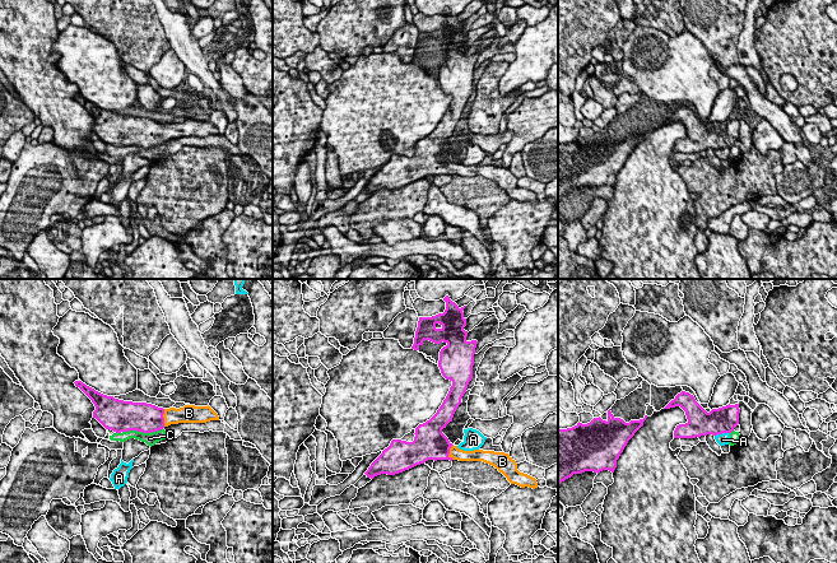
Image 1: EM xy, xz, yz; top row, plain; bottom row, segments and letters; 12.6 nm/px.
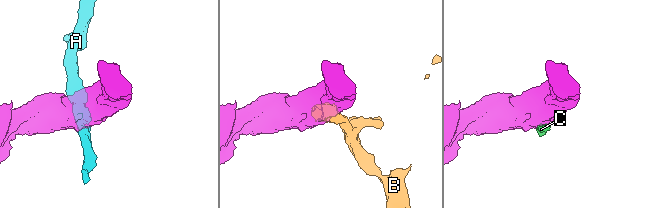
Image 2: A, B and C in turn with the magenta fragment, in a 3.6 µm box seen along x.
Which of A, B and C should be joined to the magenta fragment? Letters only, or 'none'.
B

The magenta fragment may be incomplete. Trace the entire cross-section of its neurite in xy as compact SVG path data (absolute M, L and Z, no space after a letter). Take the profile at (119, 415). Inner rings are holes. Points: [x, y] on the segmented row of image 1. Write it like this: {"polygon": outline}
{"polygon": "M75 381L74 383L94 404L93 418L106 429L116 433L129 431L152 433L171 424L219 420L218 414L209 405L185 405L180 409L163 409L147 403L124 401L103 395L82 381Z"}

